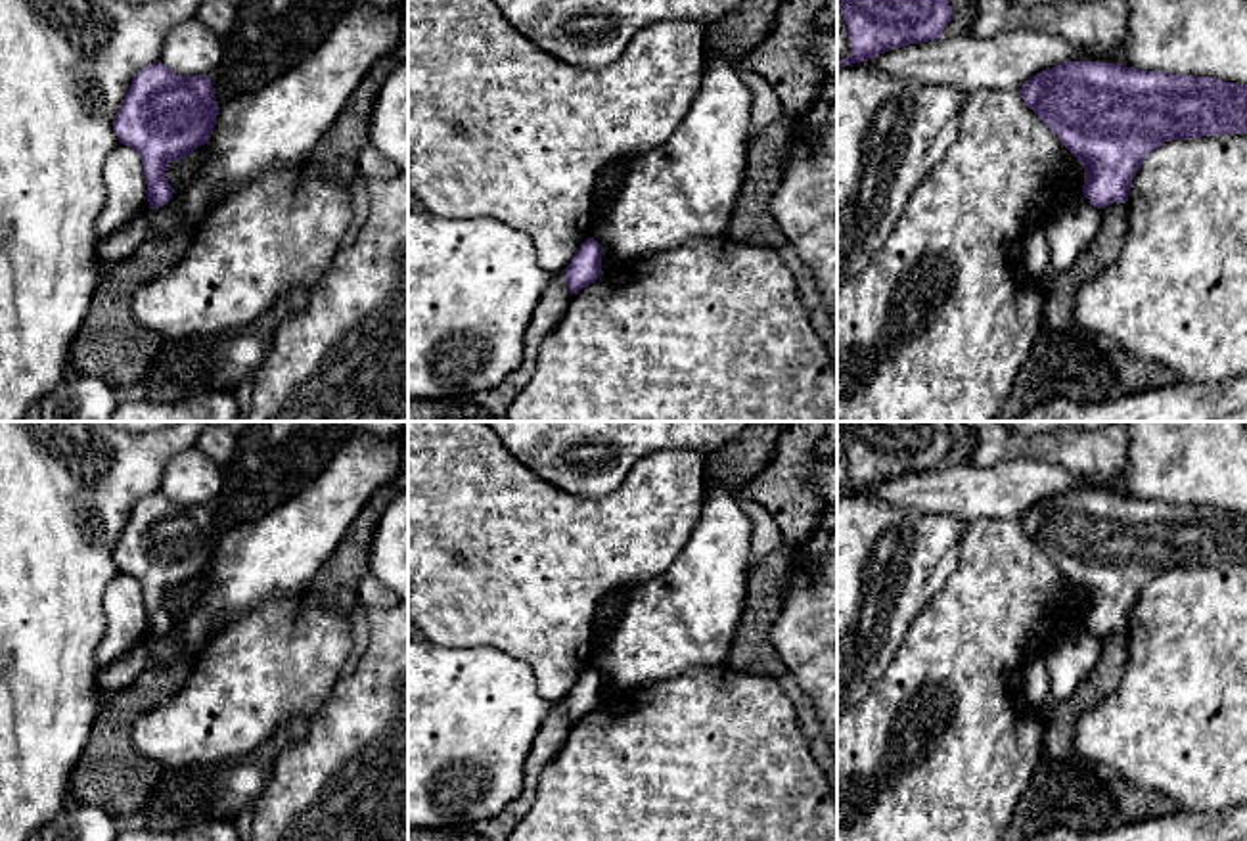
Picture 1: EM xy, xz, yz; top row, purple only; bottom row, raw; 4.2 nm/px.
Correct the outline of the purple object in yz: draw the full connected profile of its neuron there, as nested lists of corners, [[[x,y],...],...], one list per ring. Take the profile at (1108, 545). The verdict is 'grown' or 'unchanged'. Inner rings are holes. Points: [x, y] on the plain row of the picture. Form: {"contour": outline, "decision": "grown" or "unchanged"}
{"contour": [[[1065,490],[1036,502],[1017,521],[1084,596],[1082,623],[1098,638],[1126,632],[1136,602],[1165,571],[1247,563],[1247,513],[1213,506]]], "decision": "unchanged"}

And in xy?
{"contour": [[[161,490],[134,504],[113,559],[119,573],[142,586],[149,638],[170,630],[174,617],[165,607],[167,596],[207,573],[216,544],[218,533],[207,504],[182,506]]], "decision": "unchanged"}

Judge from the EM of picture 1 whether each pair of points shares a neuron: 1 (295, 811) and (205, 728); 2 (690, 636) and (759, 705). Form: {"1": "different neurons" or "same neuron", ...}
{"1": "different neurons", "2": "different neurons"}

